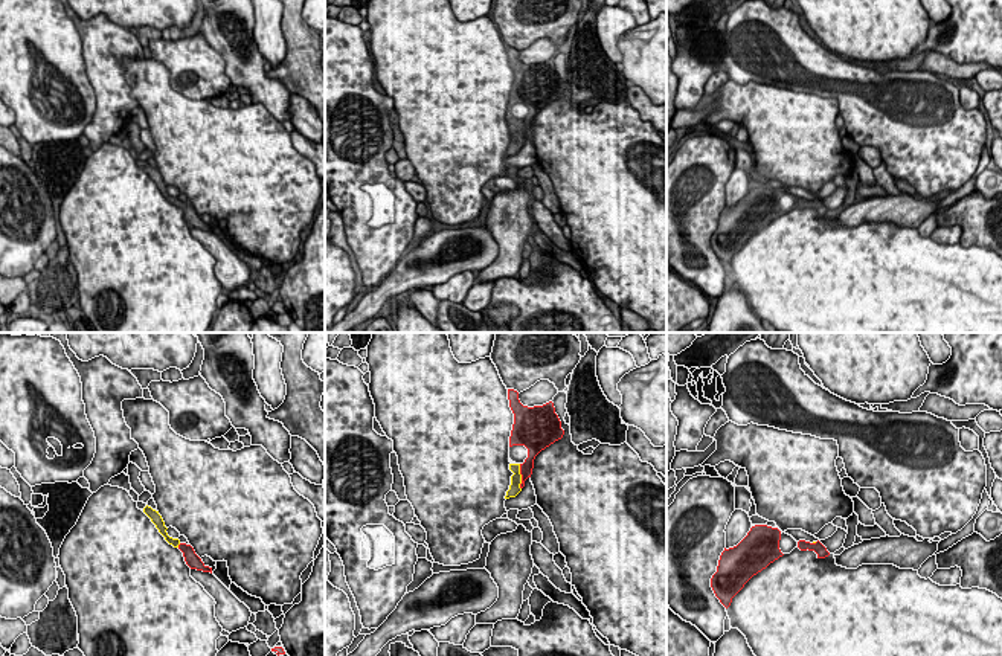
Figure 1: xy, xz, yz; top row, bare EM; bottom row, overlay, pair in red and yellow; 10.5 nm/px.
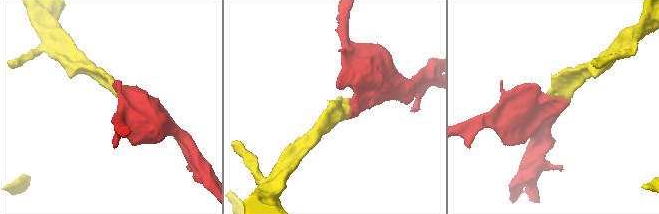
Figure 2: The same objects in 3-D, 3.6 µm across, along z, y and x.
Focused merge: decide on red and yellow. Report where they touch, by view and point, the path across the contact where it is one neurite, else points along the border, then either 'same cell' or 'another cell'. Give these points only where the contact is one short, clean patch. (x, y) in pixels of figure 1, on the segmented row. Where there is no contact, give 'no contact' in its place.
contact xz (522, 476); way xz (526, 467), (522, 476), (516, 479); same cell

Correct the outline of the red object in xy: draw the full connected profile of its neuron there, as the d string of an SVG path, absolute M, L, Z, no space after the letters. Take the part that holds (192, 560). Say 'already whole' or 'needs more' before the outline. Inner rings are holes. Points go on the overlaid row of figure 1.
needs more | M146 505L143 508L143 513L151 519L151 522L156 525L156 528L165 537L165 540L183 552L185 561L191 569L212 574L212 568L206 566L201 561L201 558L195 554L195 551L191 545L181 543L178 539L172 539L168 535L168 532L166 532L168 528L165 526L165 522L163 522L162 516L159 514L159 511L156 511Z

